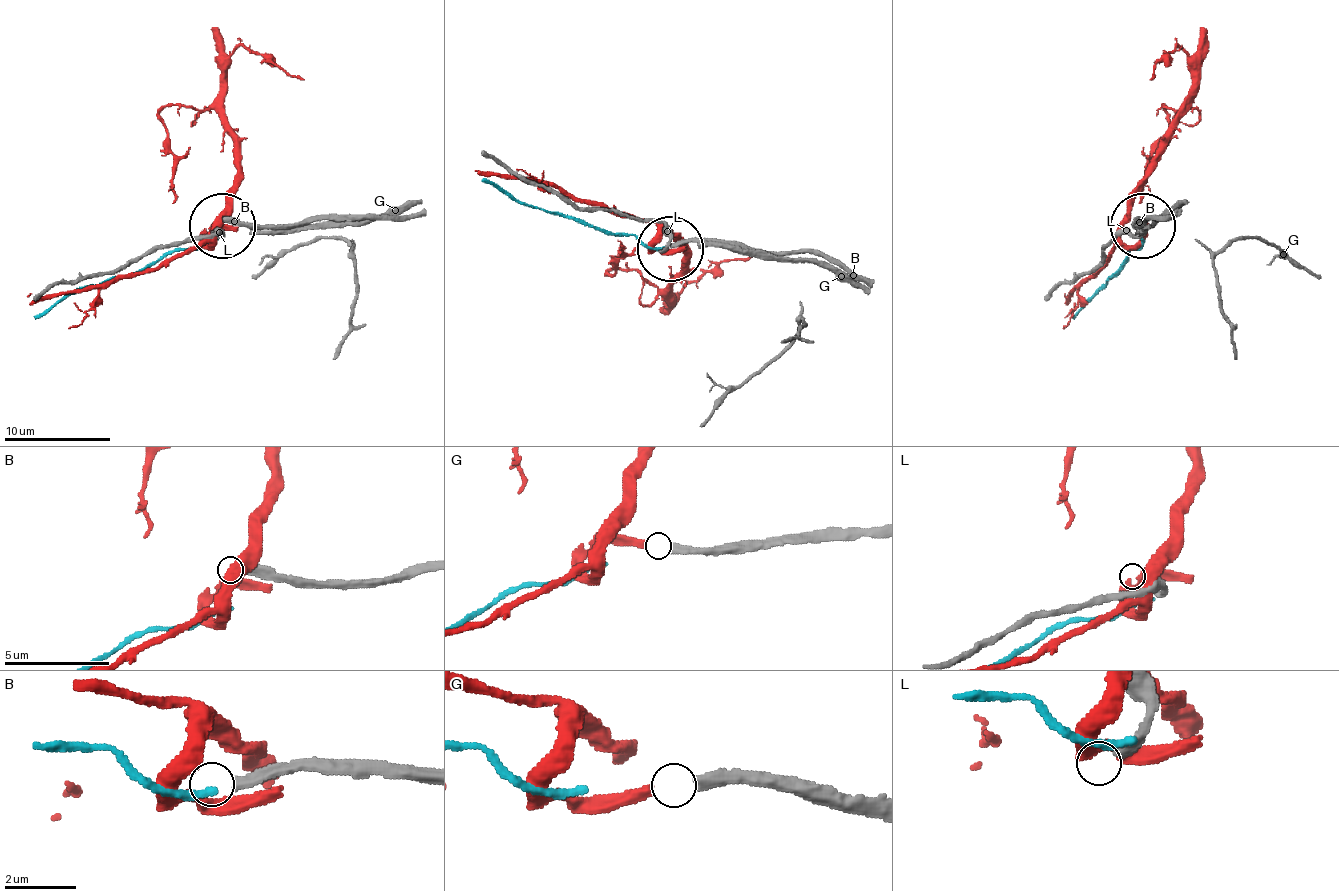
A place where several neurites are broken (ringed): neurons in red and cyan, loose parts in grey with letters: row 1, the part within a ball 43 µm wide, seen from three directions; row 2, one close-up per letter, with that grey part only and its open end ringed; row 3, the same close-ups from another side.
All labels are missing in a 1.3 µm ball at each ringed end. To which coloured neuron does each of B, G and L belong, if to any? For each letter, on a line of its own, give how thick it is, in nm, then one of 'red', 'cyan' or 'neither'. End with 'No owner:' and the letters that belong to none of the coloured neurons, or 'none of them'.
B: 340 nm | neither
G: 360 nm | red
L: 280 nm | neither
No owner: B, L

